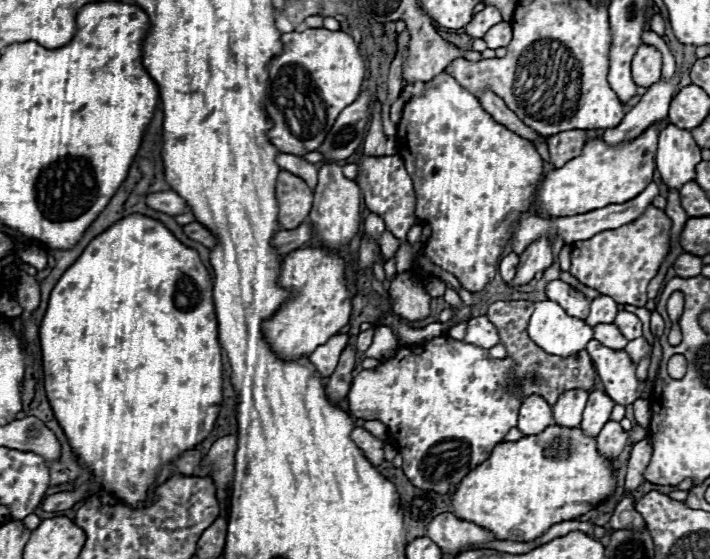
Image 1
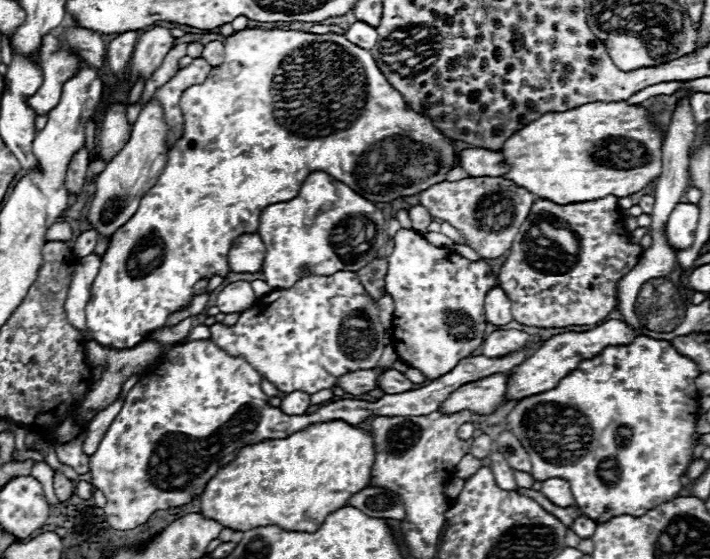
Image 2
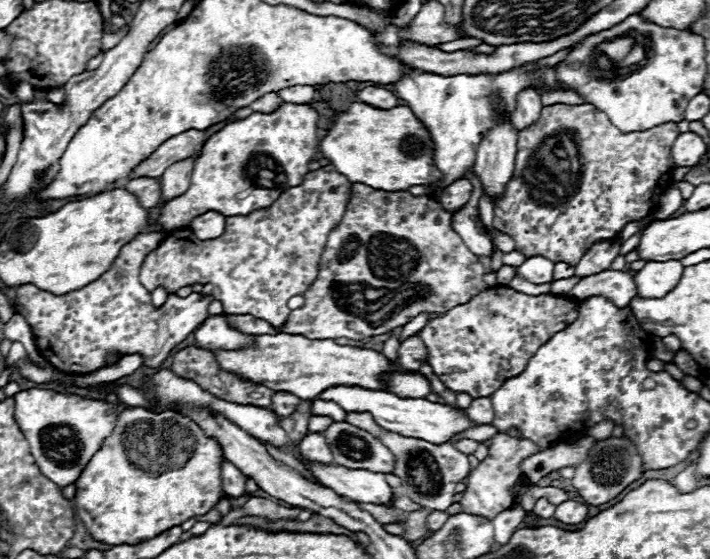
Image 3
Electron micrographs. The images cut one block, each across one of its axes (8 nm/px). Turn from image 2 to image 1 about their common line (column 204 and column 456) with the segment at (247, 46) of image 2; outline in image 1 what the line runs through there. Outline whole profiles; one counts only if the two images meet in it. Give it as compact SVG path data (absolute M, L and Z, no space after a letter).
M446 70L426 82L420 96L406 100L402 120L396 134L398 154L406 162L406 170L414 180L416 216L432 228L432 238L424 246L424 256L446 272L452 272L470 292L480 292L494 280L500 254L508 246L508 228L522 212L532 206L532 196L540 180L542 158L530 140L514 136L504 124L498 124L482 110L478 98L462 88Z

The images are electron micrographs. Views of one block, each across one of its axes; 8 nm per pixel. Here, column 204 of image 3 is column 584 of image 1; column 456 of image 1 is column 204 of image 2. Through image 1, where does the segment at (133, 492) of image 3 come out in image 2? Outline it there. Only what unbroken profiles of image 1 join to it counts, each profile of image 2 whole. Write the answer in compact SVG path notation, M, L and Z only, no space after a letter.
M342 420L312 424L286 438L264 440L250 444L238 452L238 456L220 468L206 484L200 494L202 514L210 520L220 522L226 528L246 532L258 526L280 526L286 532L314 532L322 526L324 518L348 504L348 498L368 486L374 464L374 442L372 436L360 428L354 428Z

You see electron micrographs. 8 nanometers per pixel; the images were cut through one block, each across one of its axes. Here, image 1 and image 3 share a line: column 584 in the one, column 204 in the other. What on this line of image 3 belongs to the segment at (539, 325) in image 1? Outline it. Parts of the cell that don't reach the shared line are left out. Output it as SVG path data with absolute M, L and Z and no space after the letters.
M210 316L194 330L196 344L200 348L226 348L236 350L240 346L250 346L250 336L228 326L224 316Z

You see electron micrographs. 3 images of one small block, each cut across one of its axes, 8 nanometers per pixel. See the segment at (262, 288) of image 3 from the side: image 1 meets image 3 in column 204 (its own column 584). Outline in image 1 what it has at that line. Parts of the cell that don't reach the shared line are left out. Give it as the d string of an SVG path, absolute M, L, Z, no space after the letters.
M650 204L638 220L624 224L614 230L600 232L590 240L580 240L572 244L570 254L570 274L582 284L596 288L600 294L614 298L620 304L646 304L646 286L656 276L664 256L670 248L670 228L672 220L664 210Z

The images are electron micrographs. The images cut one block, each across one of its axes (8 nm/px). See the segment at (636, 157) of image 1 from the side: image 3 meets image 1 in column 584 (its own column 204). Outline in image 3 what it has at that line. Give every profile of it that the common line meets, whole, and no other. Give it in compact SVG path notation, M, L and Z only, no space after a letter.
M284 102L280 104L274 112L264 114L264 112L254 112L244 120L232 120L226 126L222 126L216 134L212 134L206 144L202 146L200 156L194 160L194 170L190 176L190 188L182 194L176 196L174 200L168 200L162 206L158 224L164 230L176 230L182 226L188 226L190 220L196 216L214 210L224 216L246 216L254 210L268 208L280 194L282 190L290 186L298 186L308 172L308 162L314 160L318 154L318 138L316 138L316 124L318 124L318 112L310 104L292 104Z

